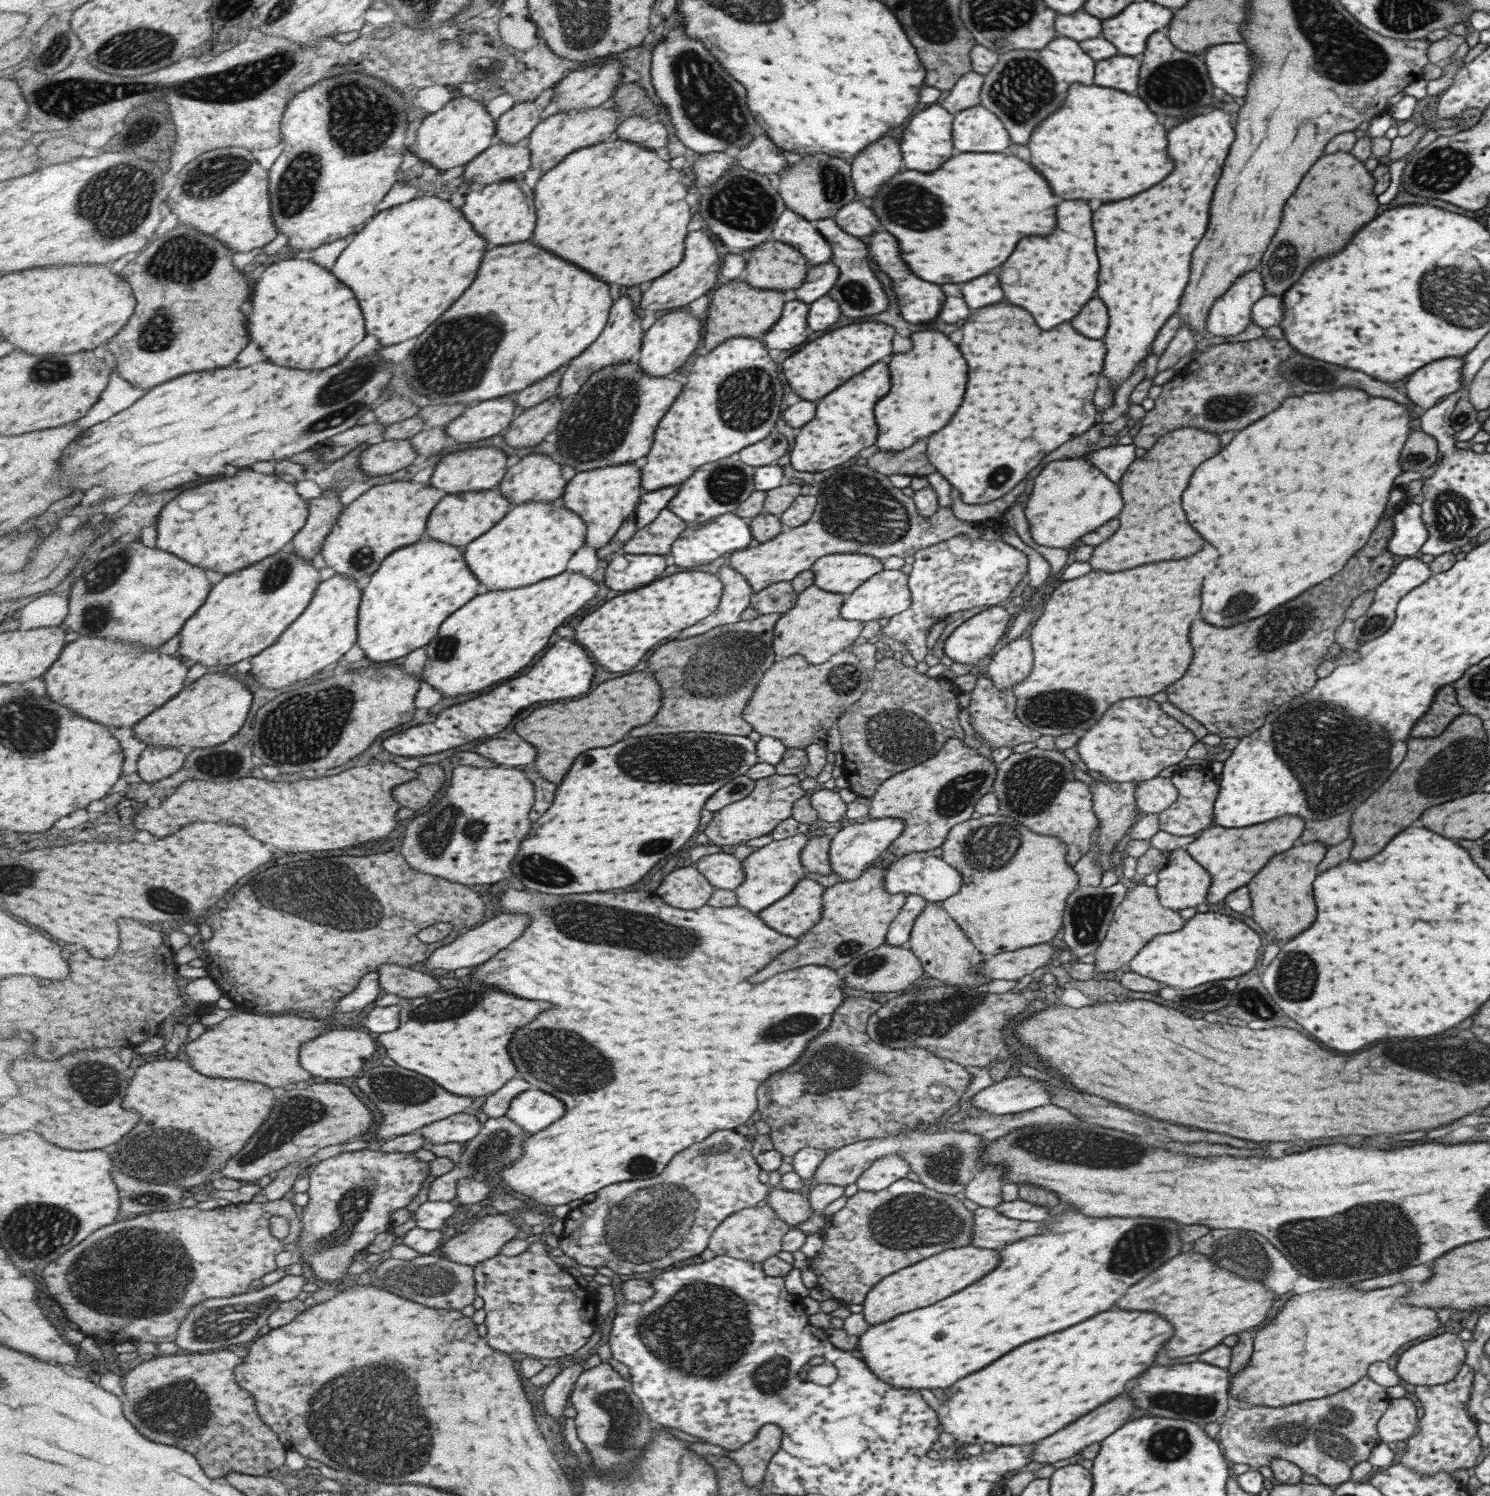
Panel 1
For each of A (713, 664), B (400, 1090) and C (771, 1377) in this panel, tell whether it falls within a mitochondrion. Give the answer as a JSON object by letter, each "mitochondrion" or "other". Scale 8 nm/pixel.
{"A":"mitochondrion","B":"mitochondrion","C":"mitochondrion"}

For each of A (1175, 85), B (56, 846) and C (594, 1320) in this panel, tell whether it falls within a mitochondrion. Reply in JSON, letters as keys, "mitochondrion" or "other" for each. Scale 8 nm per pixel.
{"A":"mitochondrion","B":"other","C":"other"}

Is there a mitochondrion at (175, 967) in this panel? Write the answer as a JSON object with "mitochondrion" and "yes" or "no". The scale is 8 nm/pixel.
{"mitochondrion":"no"}

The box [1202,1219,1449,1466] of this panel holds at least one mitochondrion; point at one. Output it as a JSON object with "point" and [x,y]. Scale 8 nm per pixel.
{"point":[1240,1250]}

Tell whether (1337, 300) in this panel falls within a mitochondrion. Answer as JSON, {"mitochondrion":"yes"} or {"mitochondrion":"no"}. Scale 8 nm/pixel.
{"mitochondrion":"no"}

